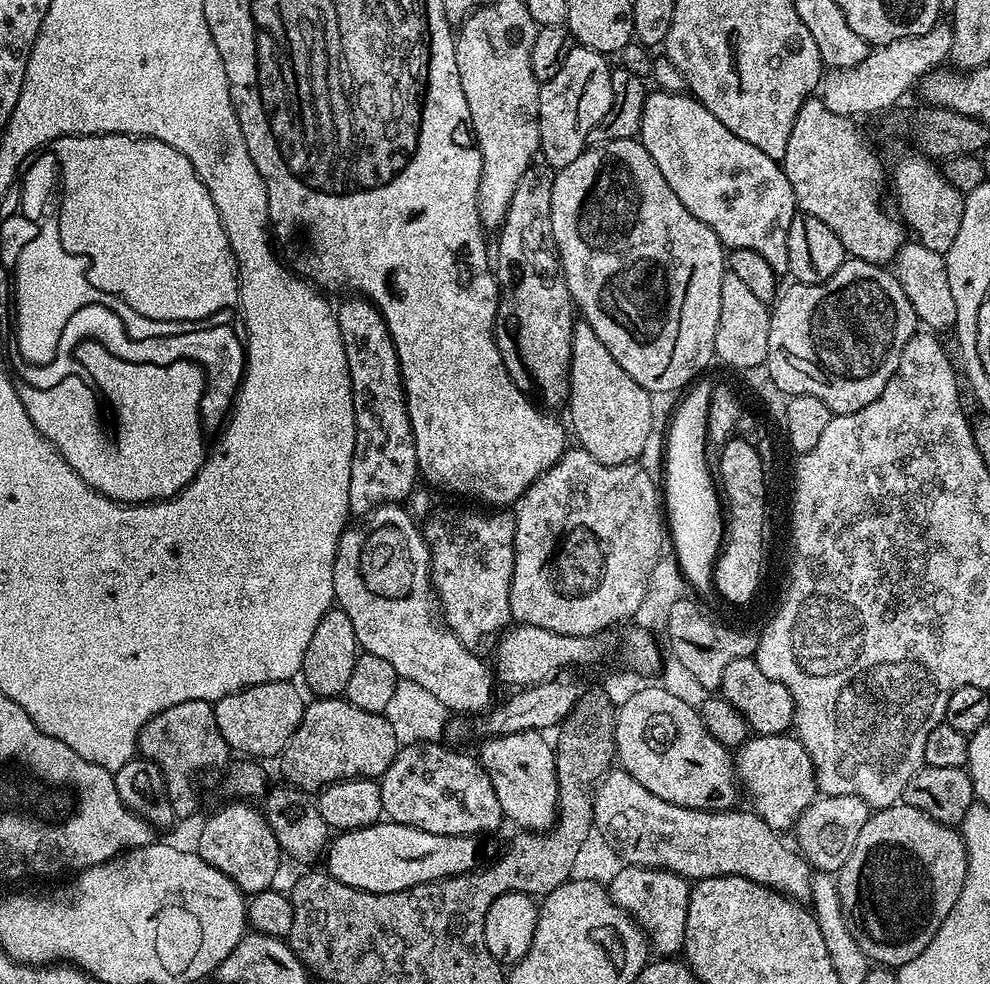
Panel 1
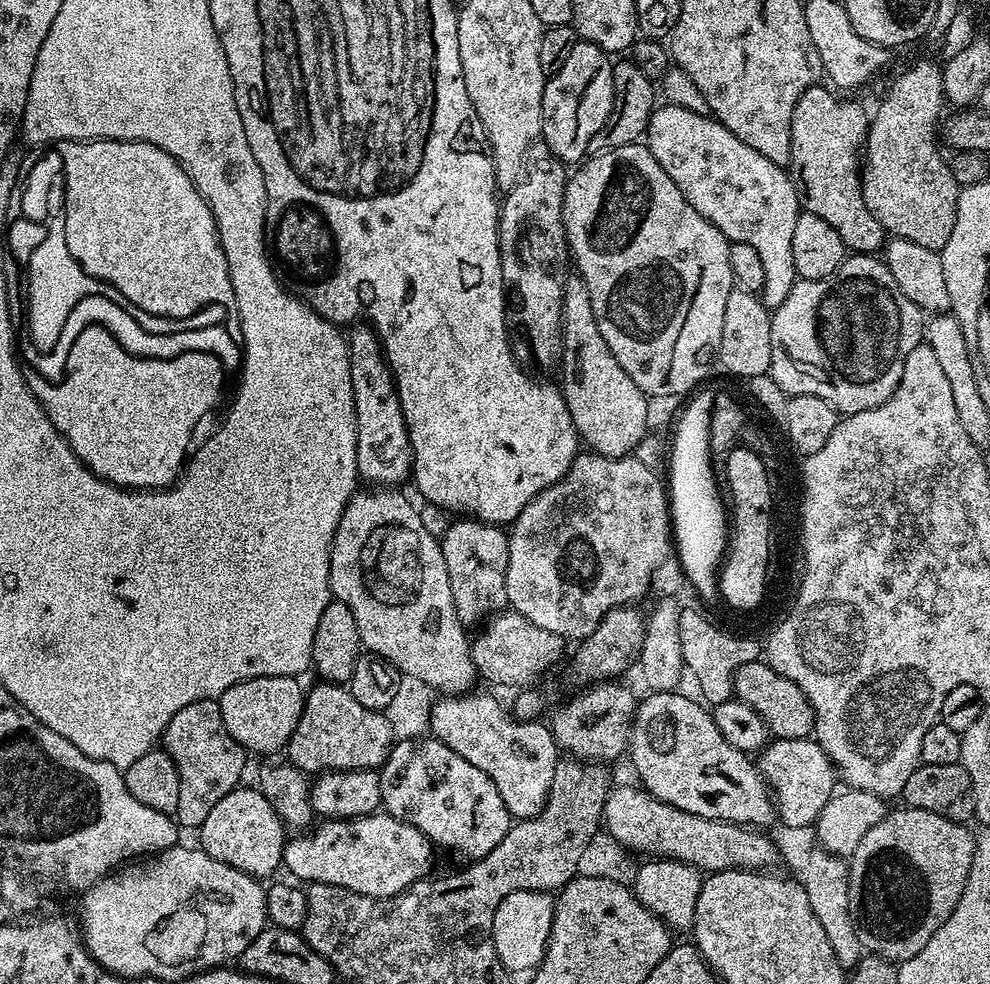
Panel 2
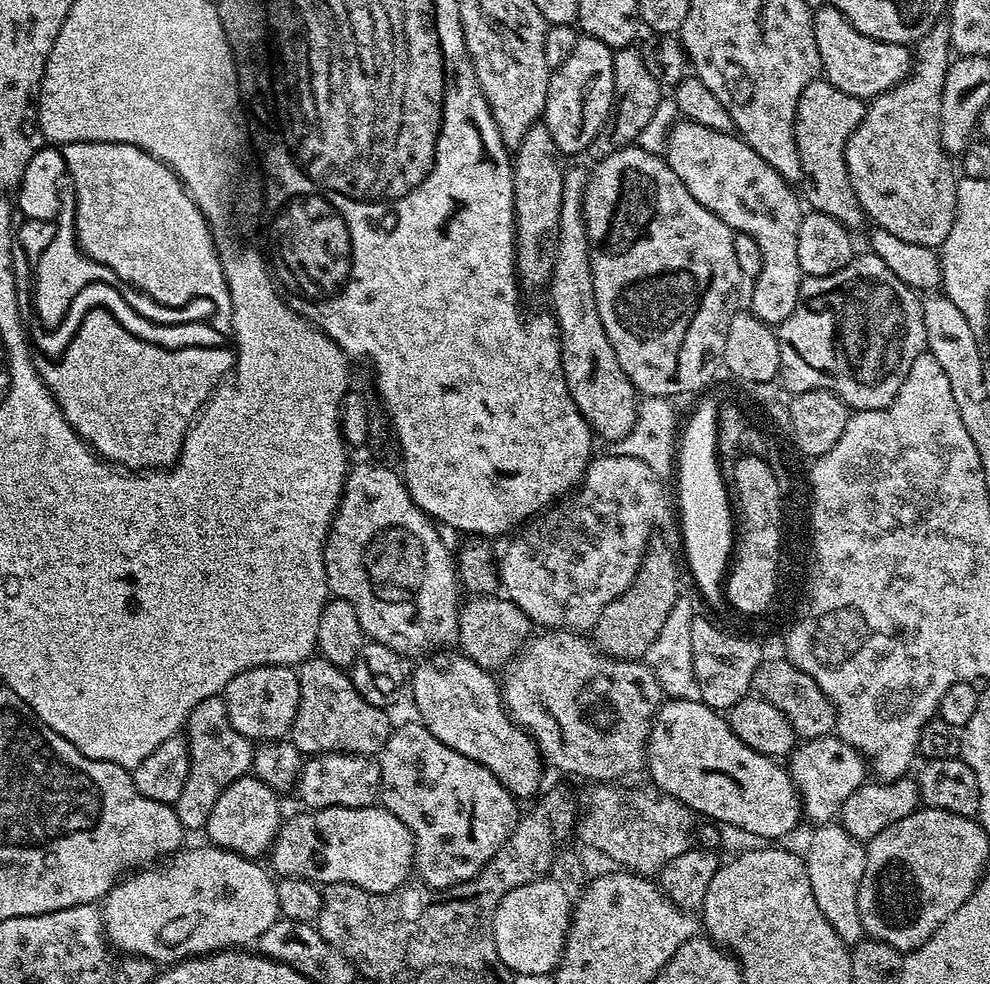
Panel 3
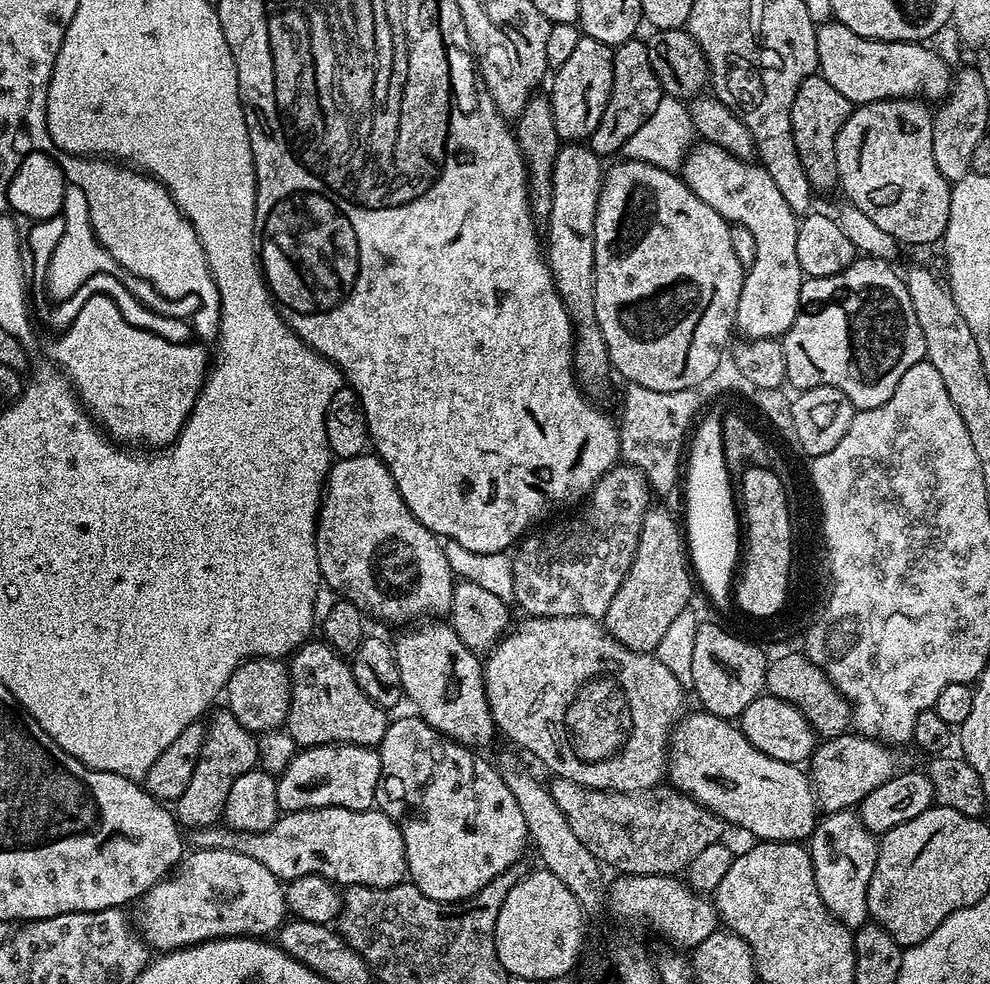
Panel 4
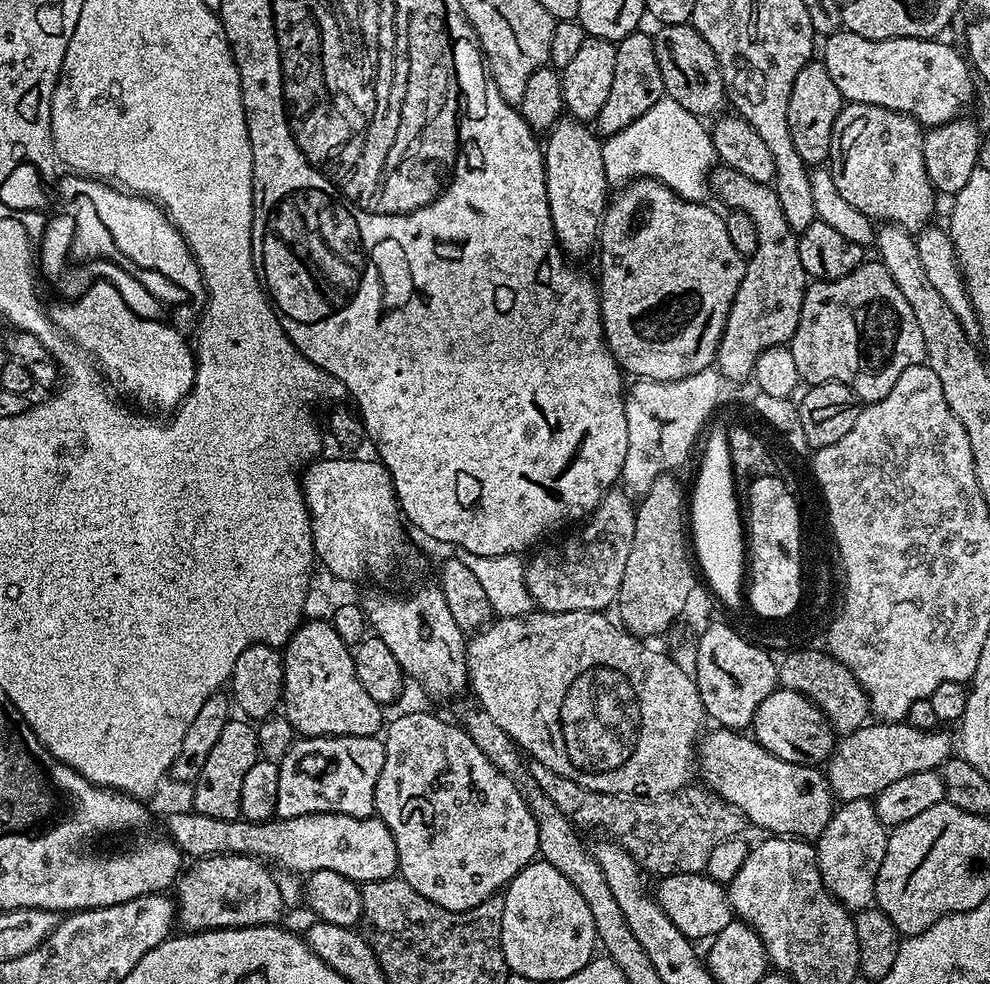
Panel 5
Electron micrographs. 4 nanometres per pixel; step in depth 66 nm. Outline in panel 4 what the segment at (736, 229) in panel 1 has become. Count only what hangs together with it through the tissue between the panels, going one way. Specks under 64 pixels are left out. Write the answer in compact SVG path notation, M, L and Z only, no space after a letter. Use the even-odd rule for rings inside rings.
M693 143L683 159L682 179L710 210L718 210L729 225L741 224L754 234L756 257L746 269L742 294L738 298L735 331L748 340L783 337L800 312L800 291L806 279L798 262L798 214L790 210L763 164L741 160L722 150L722 146Z

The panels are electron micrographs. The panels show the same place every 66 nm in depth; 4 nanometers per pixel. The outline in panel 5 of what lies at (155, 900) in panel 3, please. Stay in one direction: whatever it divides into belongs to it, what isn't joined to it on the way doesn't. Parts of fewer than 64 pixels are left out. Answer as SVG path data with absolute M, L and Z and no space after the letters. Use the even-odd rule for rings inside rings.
M221 854L219 856L206 856L195 861L196 864L192 869L185 871L178 881L178 889L180 888L180 896L178 895L178 924L181 929L189 932L209 932L215 928L257 928L263 924L276 924L279 921L280 911L286 908L282 894L276 885L276 877L270 871L267 872L265 865L259 859L253 858L250 855L233 855Z

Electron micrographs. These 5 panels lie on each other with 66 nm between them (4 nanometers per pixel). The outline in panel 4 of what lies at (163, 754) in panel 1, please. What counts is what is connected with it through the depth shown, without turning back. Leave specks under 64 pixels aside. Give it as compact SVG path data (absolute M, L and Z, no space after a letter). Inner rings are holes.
M221 710L212 721L207 721L204 745L196 763L194 778L190 778L190 786L186 786L186 790L174 804L174 815L185 829L208 828L223 817L226 800L234 782L238 782L242 774L257 767L256 741L253 732L246 730L232 712Z

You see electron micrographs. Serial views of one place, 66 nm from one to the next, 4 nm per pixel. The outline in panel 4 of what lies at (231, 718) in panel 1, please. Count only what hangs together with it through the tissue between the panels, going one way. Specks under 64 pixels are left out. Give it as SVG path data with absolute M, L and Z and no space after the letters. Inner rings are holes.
M258 656L254 660L245 660L230 674L226 697L228 696L227 711L242 722L246 730L253 734L275 732L285 727L292 701L292 683L288 673L288 664L283 659L271 660Z

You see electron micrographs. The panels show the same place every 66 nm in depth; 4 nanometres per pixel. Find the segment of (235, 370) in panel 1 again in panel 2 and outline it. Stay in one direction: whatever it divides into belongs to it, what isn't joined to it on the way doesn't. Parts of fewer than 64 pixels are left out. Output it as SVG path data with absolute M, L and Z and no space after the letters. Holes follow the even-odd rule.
M92 300L92 304L84 304L84 308L76 308L76 316L72 316L72 324L68 324L68 328L64 328L64 336L60 336L60 344L56 344L56 352L52 352L52 356L48 356L48 360L60 360L60 356L64 356L64 348L68 348L68 340L72 340L72 336L76 336L76 332L80 332L80 328L93 324L93 322L108 324L108 328L112 328L112 332L116 332L116 336L120 336L120 340L124 340L124 346L132 357L168 359L186 354L187 351L206 351L212 352L214 358L220 360L221 366L225 370L239 369L242 364L242 348L237 337L235 335L224 336L224 332L220 332L220 328L204 328L204 332L184 332L184 336L148 336L146 330L132 332L134 321L128 320L128 316L124 316L124 312L120 312L120 308L112 308L112 304L96 304L96 300Z

